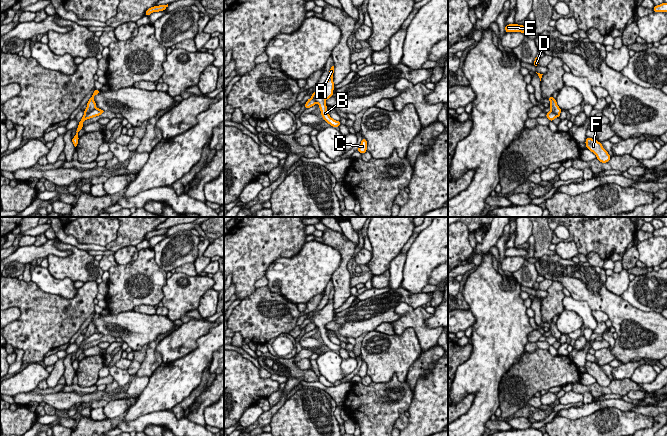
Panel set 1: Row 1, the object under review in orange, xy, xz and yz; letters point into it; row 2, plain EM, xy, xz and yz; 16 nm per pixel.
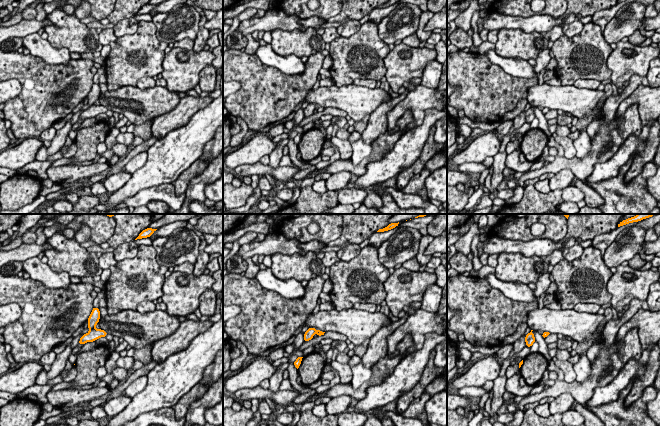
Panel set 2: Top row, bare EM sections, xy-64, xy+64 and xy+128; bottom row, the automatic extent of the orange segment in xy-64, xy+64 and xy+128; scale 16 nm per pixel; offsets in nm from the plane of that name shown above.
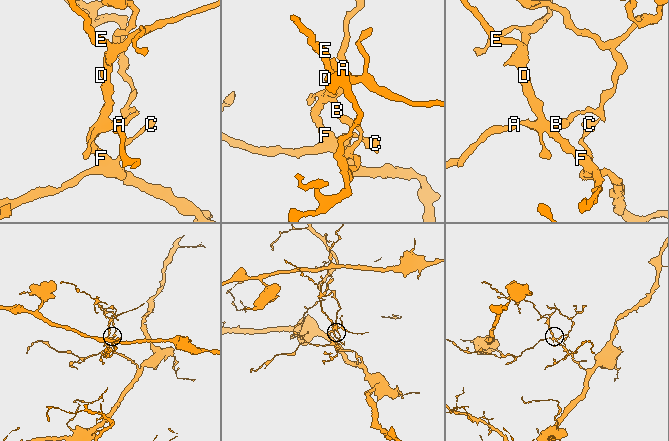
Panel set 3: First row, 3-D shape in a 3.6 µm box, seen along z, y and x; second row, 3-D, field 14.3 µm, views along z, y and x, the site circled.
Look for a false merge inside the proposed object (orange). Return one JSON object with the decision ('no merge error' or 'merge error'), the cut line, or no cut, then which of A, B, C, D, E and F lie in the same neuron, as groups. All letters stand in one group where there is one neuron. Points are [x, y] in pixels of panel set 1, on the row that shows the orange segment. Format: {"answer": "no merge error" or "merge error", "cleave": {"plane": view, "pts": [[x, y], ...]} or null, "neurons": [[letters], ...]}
{"answer": "merge error", "cleave": {"plane": "xy", "pts": [[95, 107], [84, 115]]}, "neurons": [["A", "B"], ["C", "D", "E", "F"]]}

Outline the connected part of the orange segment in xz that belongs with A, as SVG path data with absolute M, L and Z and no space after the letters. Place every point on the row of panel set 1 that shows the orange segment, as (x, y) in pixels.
M335 65L329 70L329 78L327 81L316 91L312 94L311 98L313 98L316 103L319 105L321 116L323 117L324 121L330 124L332 127L339 127L340 121L336 121L330 117L327 111L327 105L325 101L333 96L334 90L334 82L333 82L333 73L334 73Z

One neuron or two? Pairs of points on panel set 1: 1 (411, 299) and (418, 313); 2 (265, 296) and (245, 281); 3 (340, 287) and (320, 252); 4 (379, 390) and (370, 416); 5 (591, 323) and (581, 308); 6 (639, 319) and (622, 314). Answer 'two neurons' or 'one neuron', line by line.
1: two neurons
2: two neurons
3: two neurons
4: one neuron
5: one neuron
6: one neuron

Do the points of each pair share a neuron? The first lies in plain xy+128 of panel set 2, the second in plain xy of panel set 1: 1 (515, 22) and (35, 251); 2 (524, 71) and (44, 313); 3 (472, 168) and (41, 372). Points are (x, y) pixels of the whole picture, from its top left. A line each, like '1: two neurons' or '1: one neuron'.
1: one neuron
2: two neurons
3: two neurons

